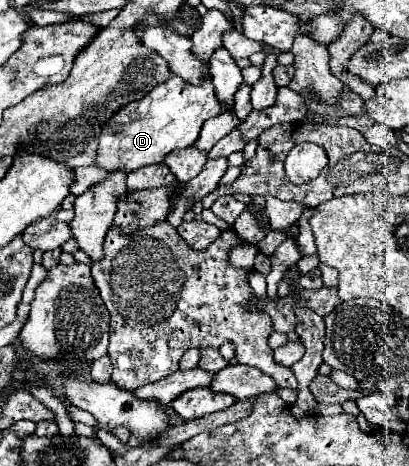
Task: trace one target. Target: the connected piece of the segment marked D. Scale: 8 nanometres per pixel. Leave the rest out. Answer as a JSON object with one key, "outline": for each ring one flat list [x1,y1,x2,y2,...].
{"outline":[[170,76,164,84,158,84,152,92,148,92,142,100,130,102,110,116,98,136,100,144,96,150,94,166,106,172,124,170,126,174,130,174,140,166,160,164,164,156,172,150,192,146,202,124,218,114,222,114,222,104,218,104,218,98,214,96,212,82,194,88,178,76]]}

